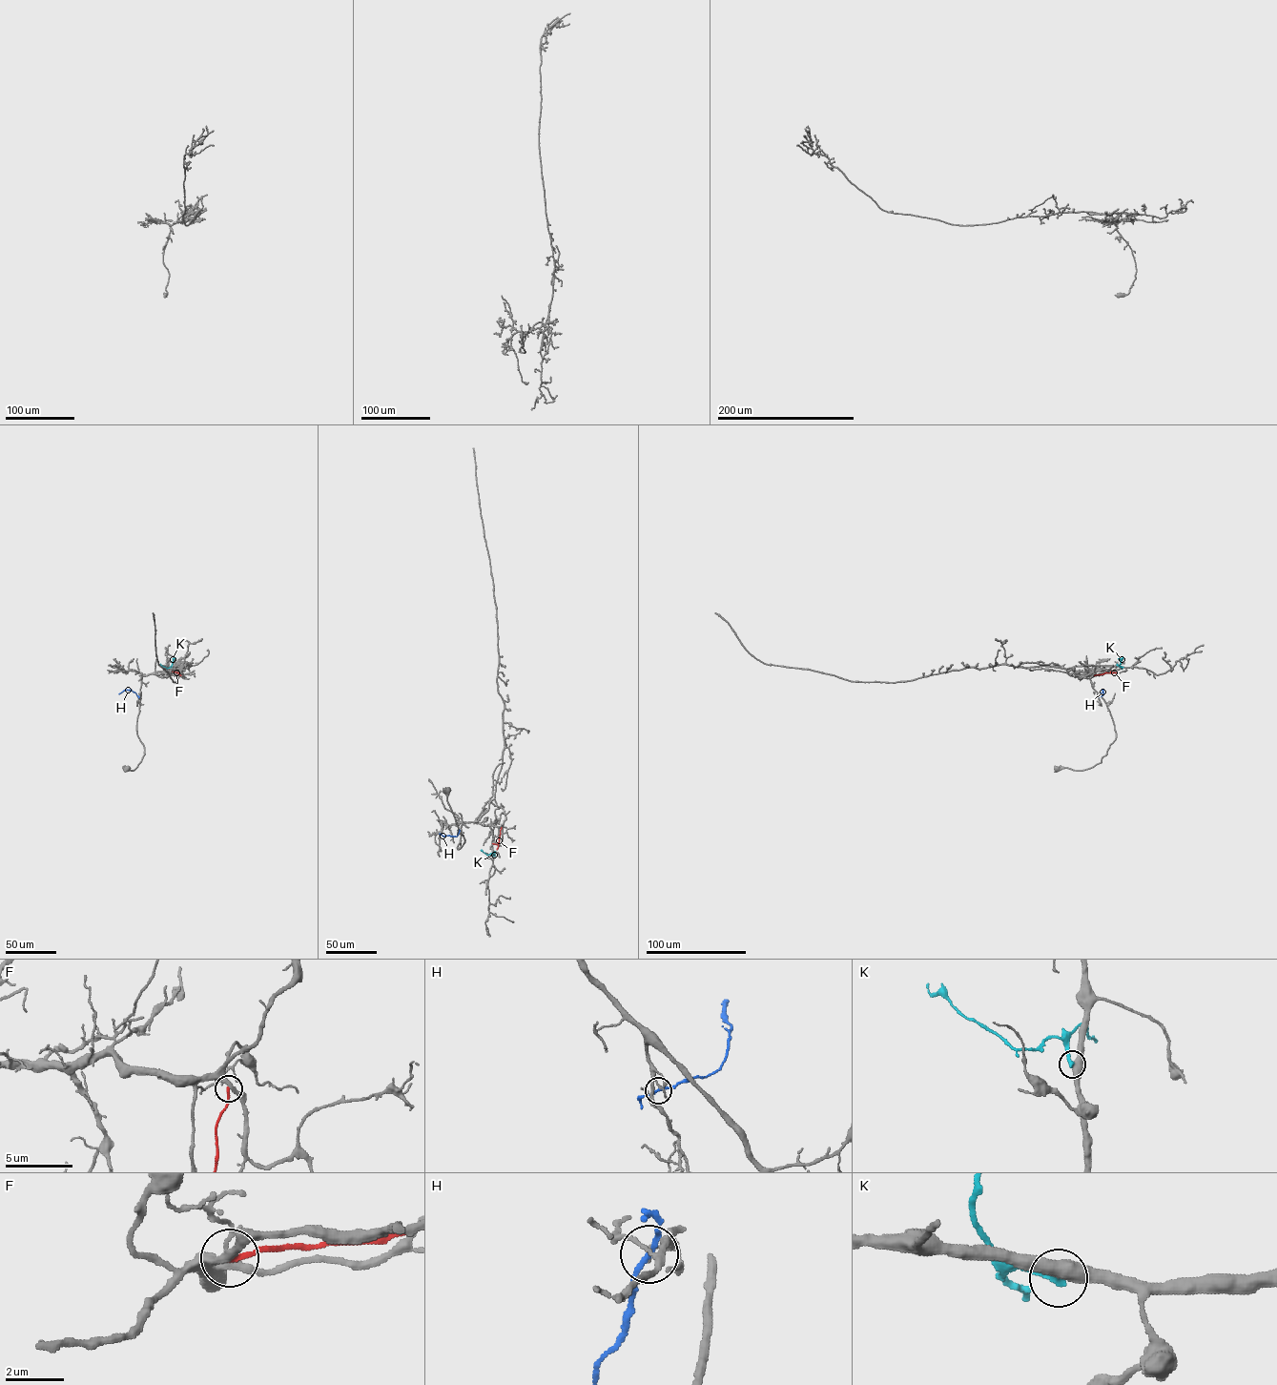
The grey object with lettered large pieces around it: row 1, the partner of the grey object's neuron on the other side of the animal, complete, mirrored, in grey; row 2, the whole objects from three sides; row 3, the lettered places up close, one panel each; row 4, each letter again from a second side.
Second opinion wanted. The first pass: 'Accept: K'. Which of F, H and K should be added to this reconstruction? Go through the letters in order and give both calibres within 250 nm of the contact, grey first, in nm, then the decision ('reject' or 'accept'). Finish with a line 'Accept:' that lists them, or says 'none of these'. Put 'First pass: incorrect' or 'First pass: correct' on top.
First pass: incorrect
F: 300 nm thick on the grey side, 200 nm on the other; reject
H: 130 nm thick on the grey side, 160 nm on the other; reject
K: 480 nm thick on the grey side, 320 nm on the other; reject
Accept: none of these

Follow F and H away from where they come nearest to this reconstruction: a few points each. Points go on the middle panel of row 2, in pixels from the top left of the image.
F: (501, 827), (497, 850)
H: (459, 831), (456, 837), (439, 834)

